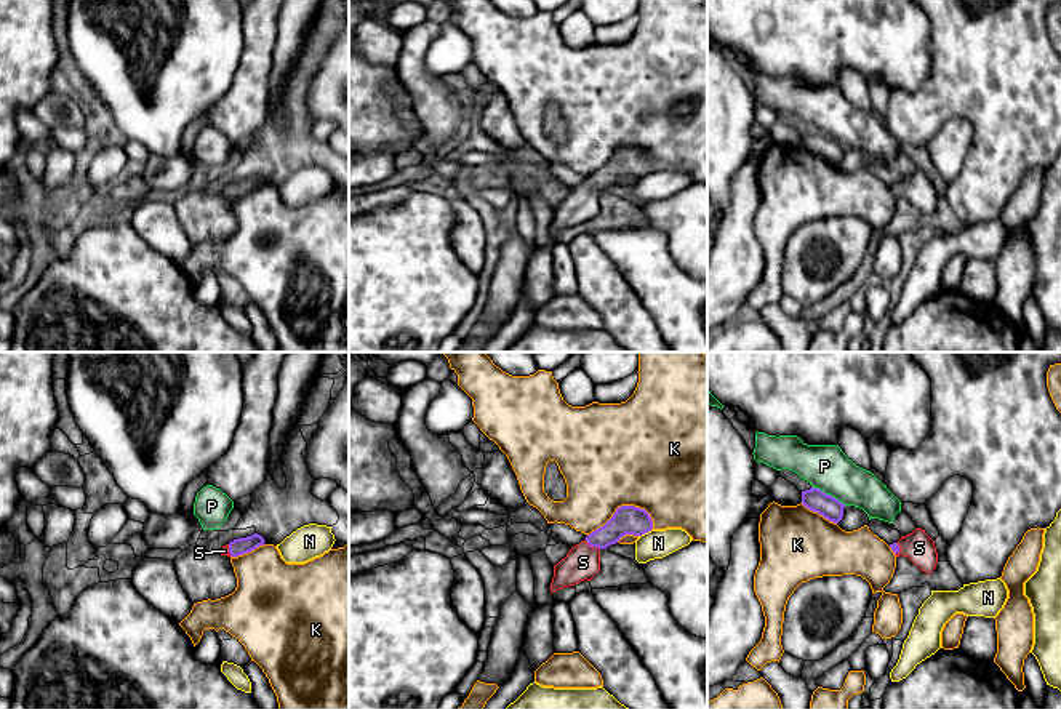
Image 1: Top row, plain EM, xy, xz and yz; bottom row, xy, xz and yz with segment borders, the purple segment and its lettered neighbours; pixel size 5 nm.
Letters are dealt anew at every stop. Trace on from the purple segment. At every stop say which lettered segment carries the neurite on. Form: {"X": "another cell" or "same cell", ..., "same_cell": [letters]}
{"K": "another cell", "N": "another cell", "P": "another cell", "S": "same cell", "same_cell": ["S"]}

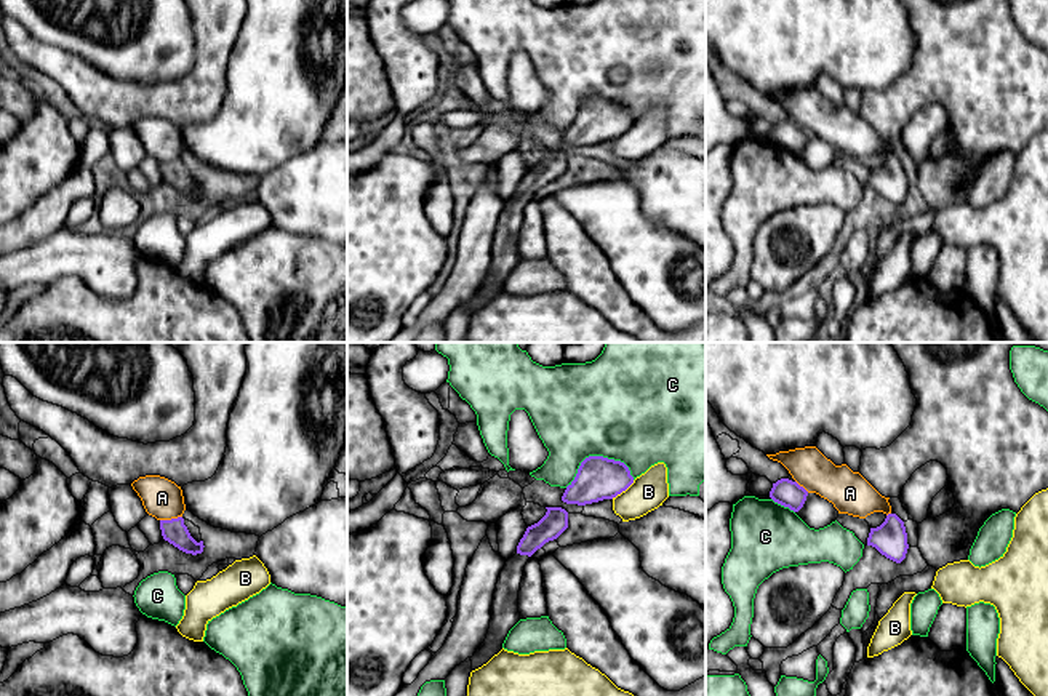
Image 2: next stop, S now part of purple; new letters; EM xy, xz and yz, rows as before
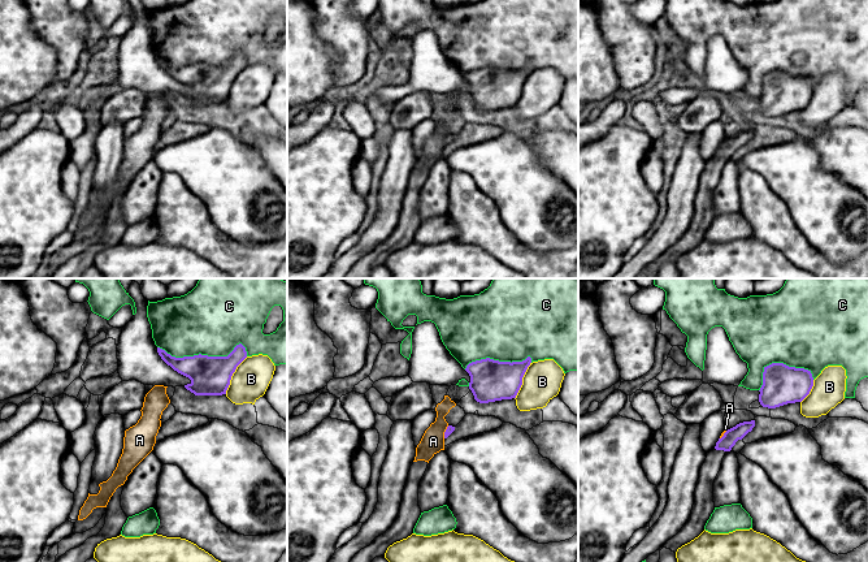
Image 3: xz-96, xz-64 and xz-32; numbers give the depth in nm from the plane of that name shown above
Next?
{"A": "another cell", "B": "another cell", "C": "another cell", "same_cell": []}

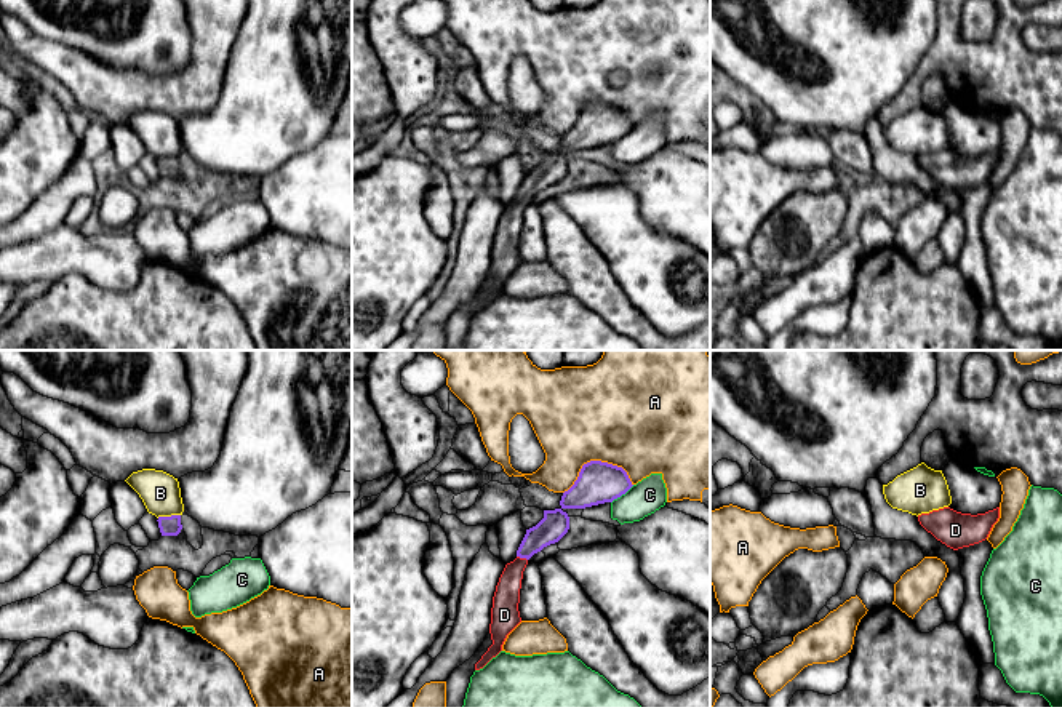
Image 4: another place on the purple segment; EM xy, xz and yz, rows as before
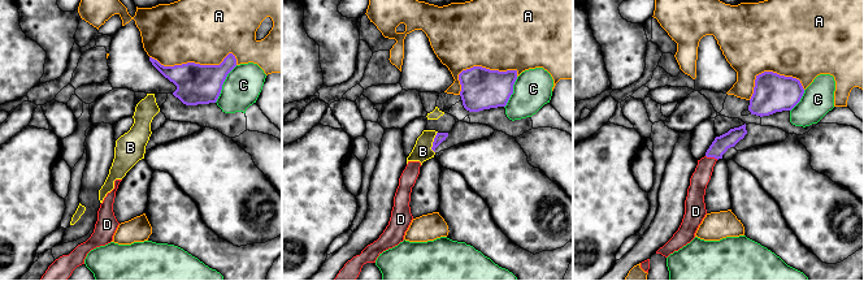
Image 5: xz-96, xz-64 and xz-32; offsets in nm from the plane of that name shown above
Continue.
{"A": "another cell", "B": "another cell", "C": "another cell", "D": "same cell", "same_cell": ["D"]}

